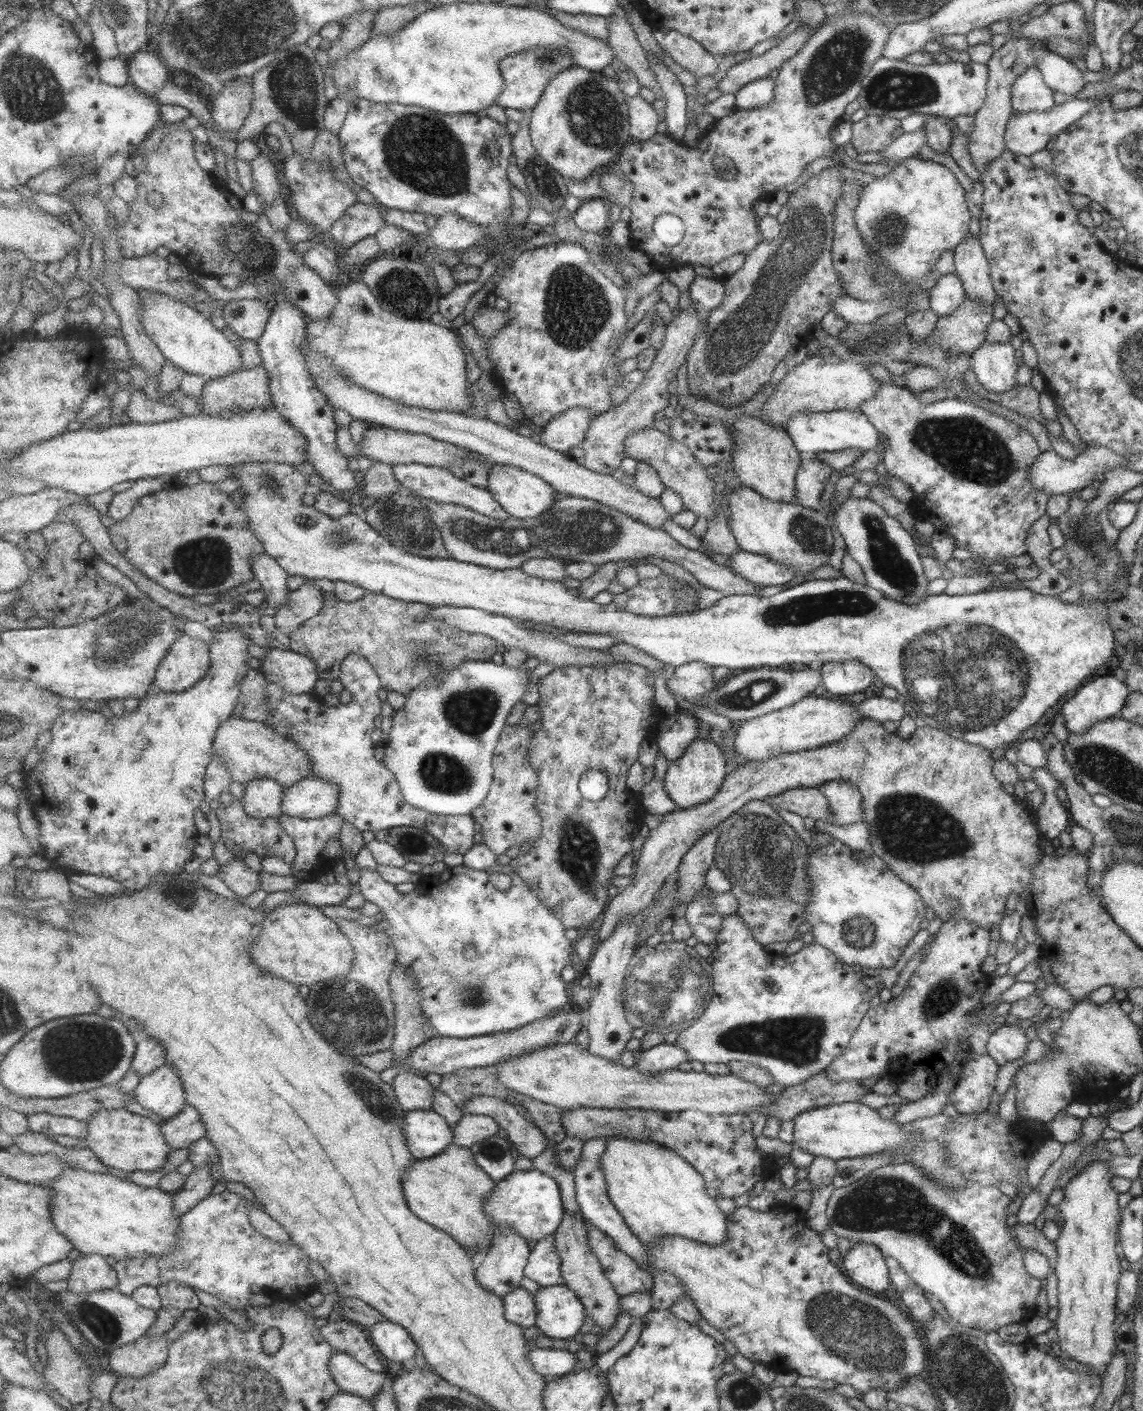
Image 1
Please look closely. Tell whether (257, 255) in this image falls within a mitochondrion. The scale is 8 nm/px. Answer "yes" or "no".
yes

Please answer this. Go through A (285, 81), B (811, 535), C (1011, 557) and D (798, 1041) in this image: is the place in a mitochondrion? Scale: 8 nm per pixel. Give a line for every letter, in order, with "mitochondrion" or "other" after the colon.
A: mitochondrion
B: mitochondrion
C: other
D: mitochondrion

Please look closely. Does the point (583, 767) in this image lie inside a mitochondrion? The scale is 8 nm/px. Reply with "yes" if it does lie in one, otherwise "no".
no

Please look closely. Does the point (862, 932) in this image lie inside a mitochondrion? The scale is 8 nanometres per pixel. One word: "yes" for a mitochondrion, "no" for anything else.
yes

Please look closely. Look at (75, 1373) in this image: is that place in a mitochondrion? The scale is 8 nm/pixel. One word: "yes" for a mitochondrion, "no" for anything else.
no

